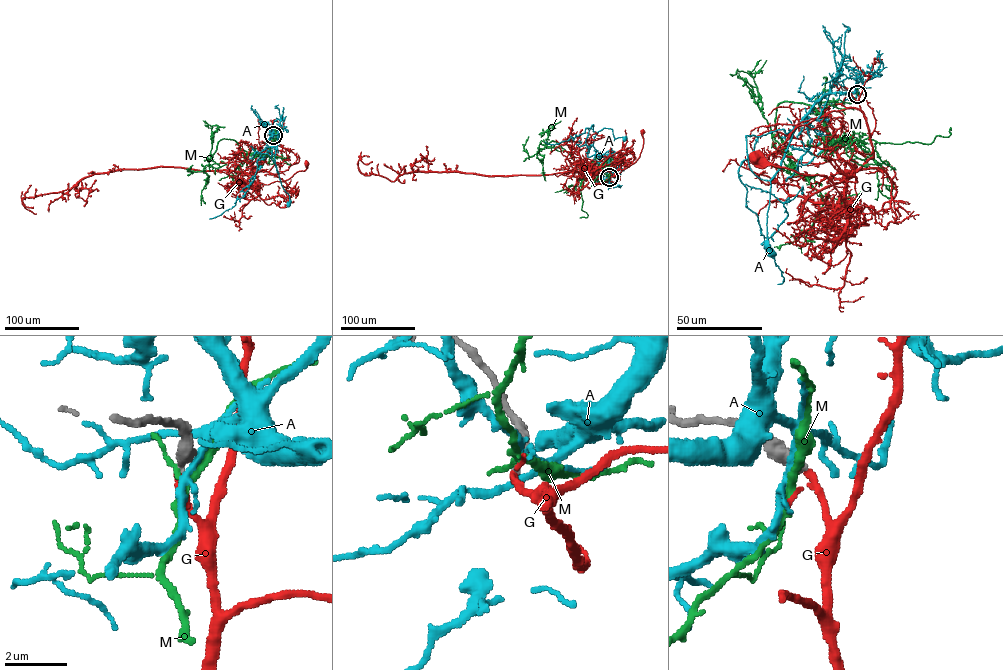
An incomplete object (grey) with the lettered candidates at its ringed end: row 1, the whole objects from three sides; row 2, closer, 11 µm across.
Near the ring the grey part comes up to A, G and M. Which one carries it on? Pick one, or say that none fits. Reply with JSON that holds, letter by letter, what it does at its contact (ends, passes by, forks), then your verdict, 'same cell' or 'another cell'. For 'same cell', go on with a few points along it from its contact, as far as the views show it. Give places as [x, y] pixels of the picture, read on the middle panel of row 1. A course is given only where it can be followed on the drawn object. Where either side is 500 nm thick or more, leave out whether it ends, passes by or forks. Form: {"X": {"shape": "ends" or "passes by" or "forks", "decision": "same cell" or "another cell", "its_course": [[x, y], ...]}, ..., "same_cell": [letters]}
{"A": {"decision": "another cell"}, "G": {"shape": "passes by", "decision": "same cell", "its_course": [[609, 177], [602, 183], [595, 183], [588, 172], [624, 169], [634, 163], [643, 147], [642, 131]]}, "M": {"shape": "passes by", "decision": "another cell"}, "same_cell": ["G"]}

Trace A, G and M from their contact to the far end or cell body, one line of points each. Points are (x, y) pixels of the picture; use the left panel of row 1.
A: (273, 135), (280, 136), (274, 160), (281, 185), (289, 196), (288, 205)
G: (273, 135), (266, 158), (252, 173), (259, 182), (268, 184), (285, 181), (305, 170), (306, 163)
M: (273, 135), (263, 156), (244, 156), (235, 140), (220, 140), (203, 170), (208, 176), (201, 196), (205, 202)

